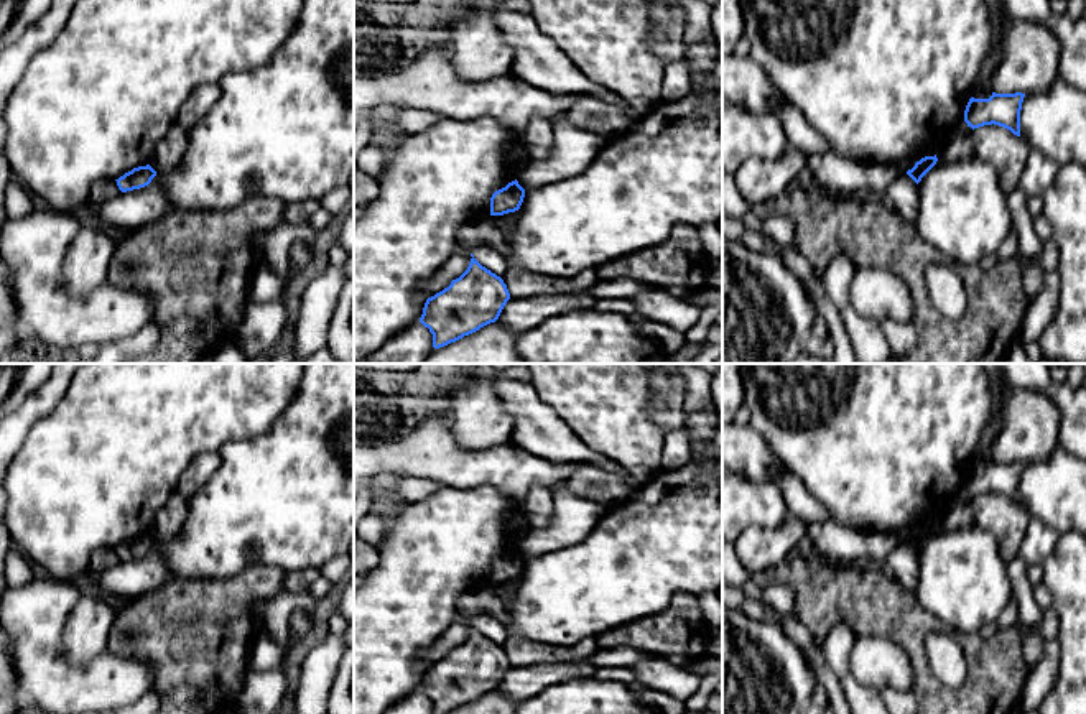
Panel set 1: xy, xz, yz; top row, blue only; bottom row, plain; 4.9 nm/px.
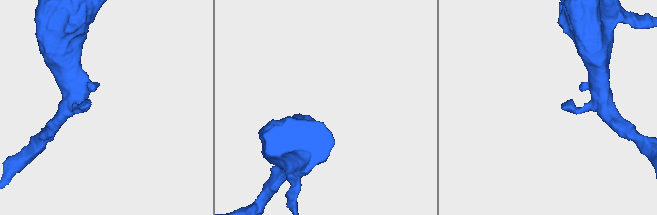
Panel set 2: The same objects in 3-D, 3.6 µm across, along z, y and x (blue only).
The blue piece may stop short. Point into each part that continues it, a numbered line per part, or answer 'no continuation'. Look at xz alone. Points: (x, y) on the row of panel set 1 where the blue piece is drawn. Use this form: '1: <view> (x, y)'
no continuation

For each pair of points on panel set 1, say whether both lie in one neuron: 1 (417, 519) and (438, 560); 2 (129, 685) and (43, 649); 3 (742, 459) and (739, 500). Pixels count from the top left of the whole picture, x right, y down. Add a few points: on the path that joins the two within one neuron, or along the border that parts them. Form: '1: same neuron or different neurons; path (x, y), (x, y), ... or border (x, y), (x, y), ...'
1: same neuron; path (417, 528), (433, 550)
2: same neuron; path (107, 685), (78, 685), (63, 670)
3: different neurons; border (739, 472), (752, 481), (769, 481), (772, 484)

